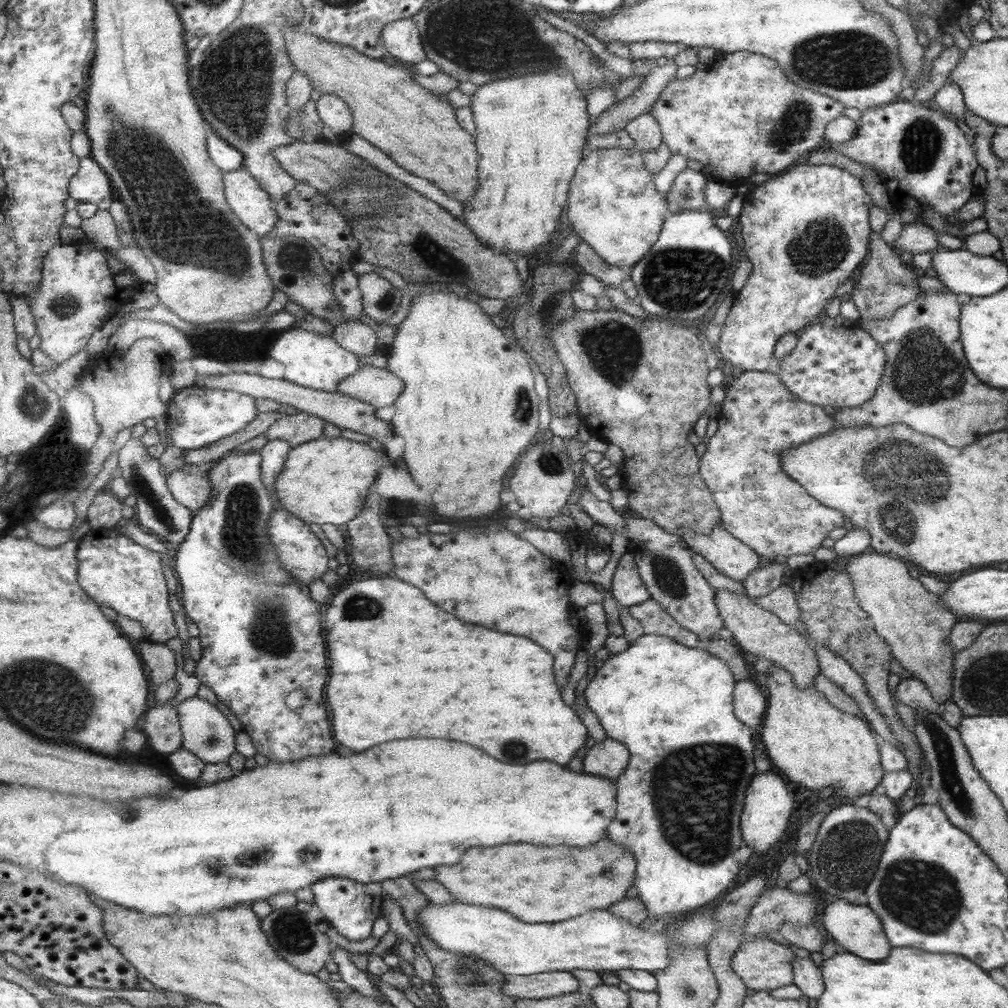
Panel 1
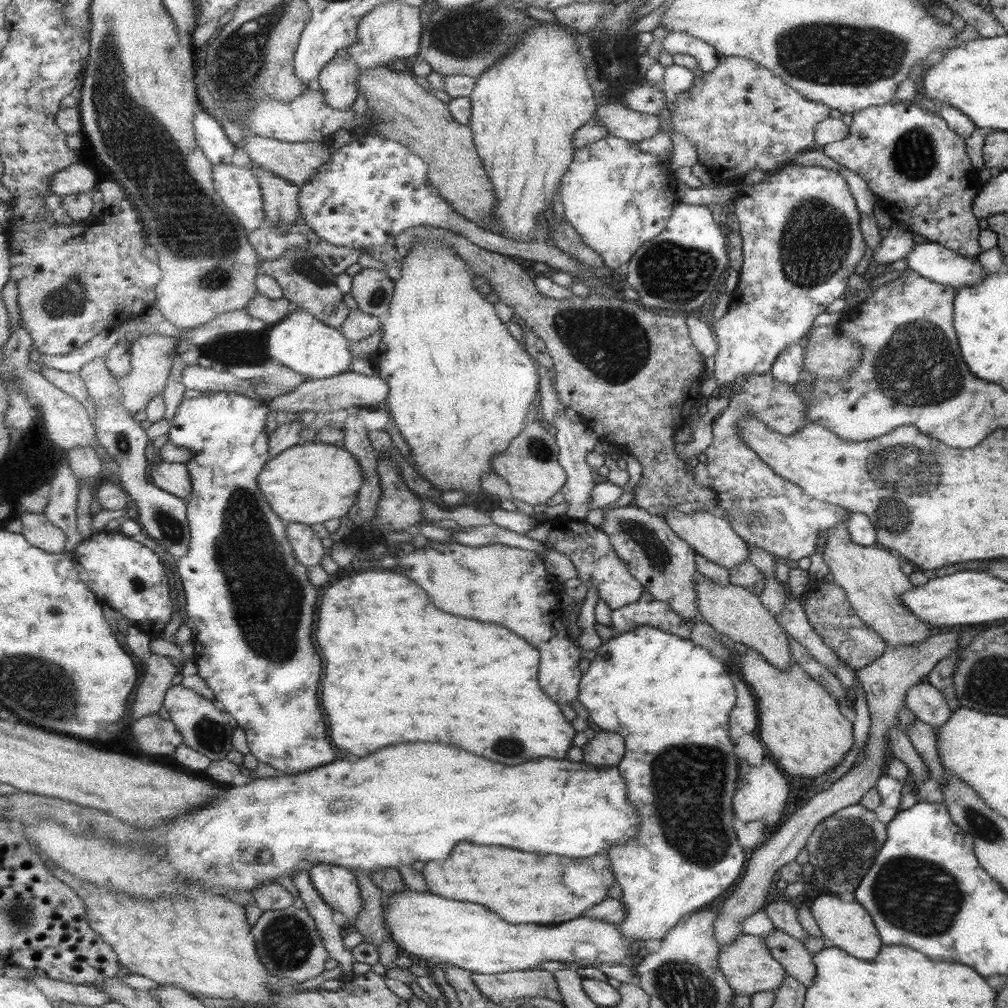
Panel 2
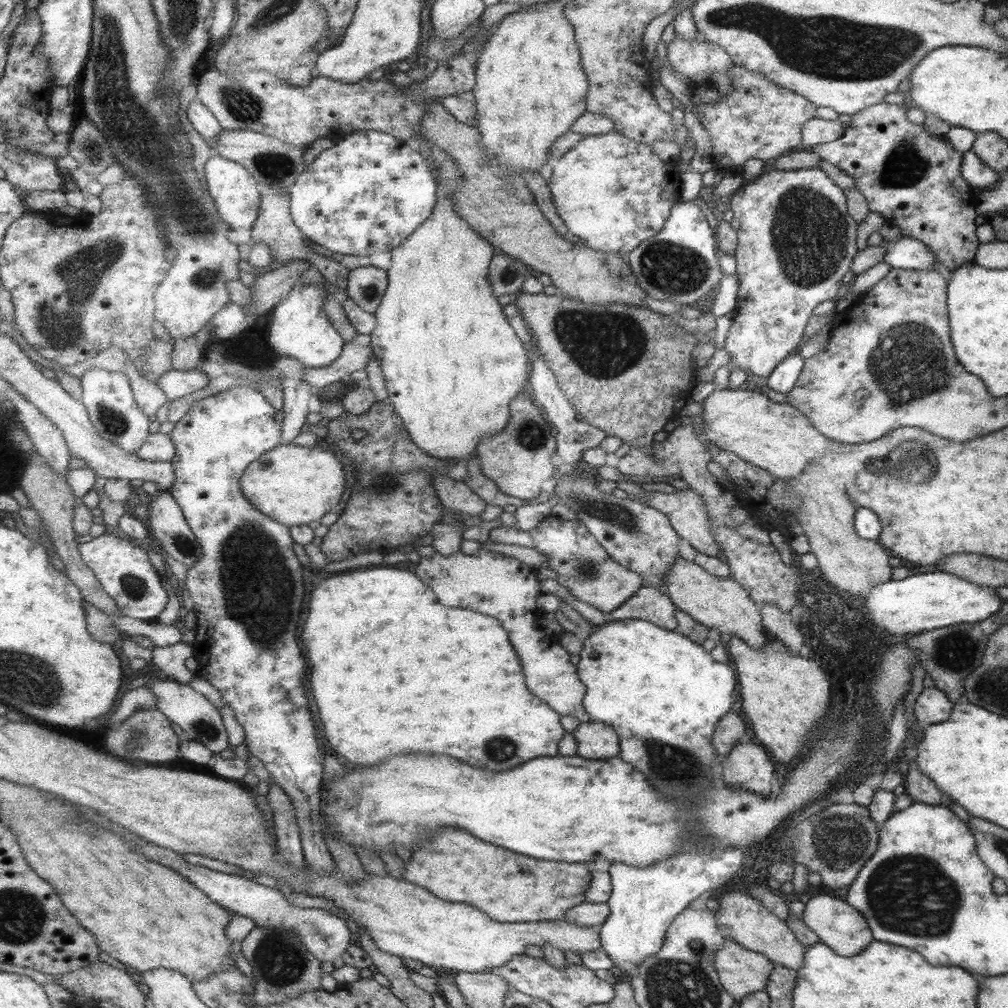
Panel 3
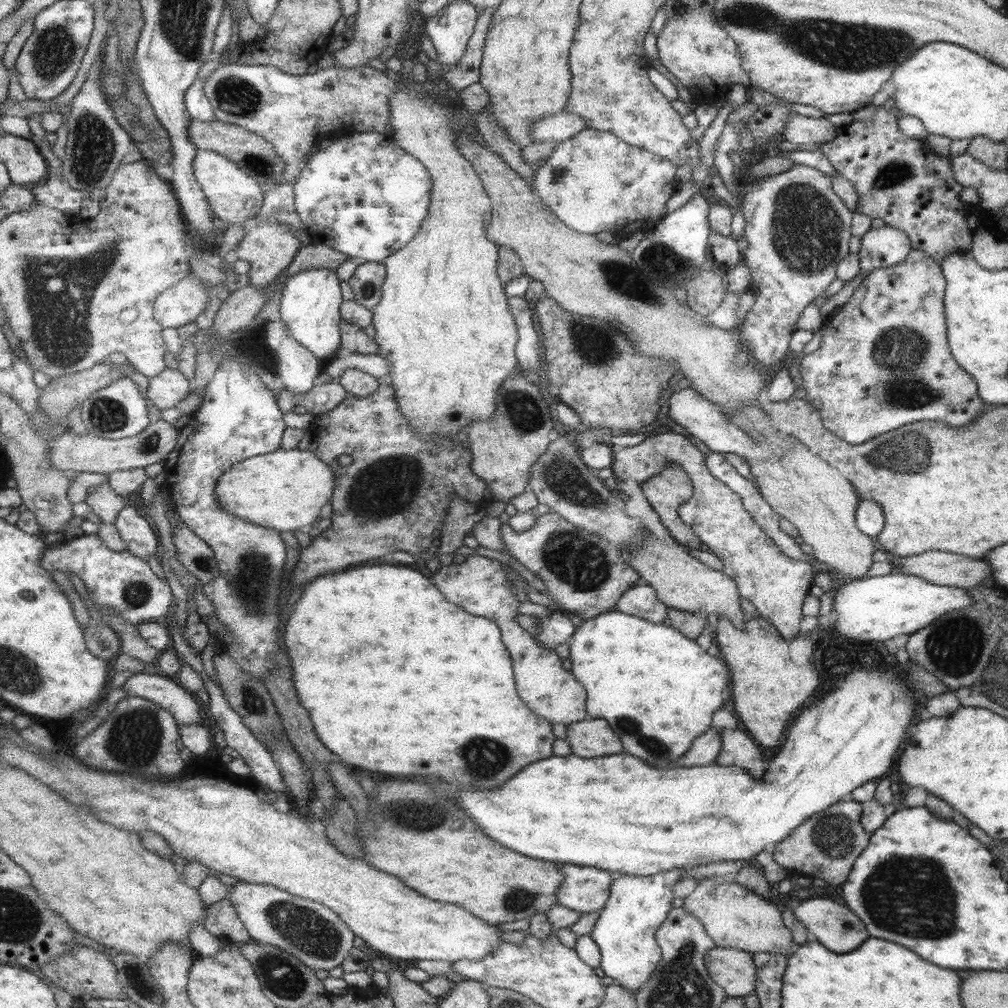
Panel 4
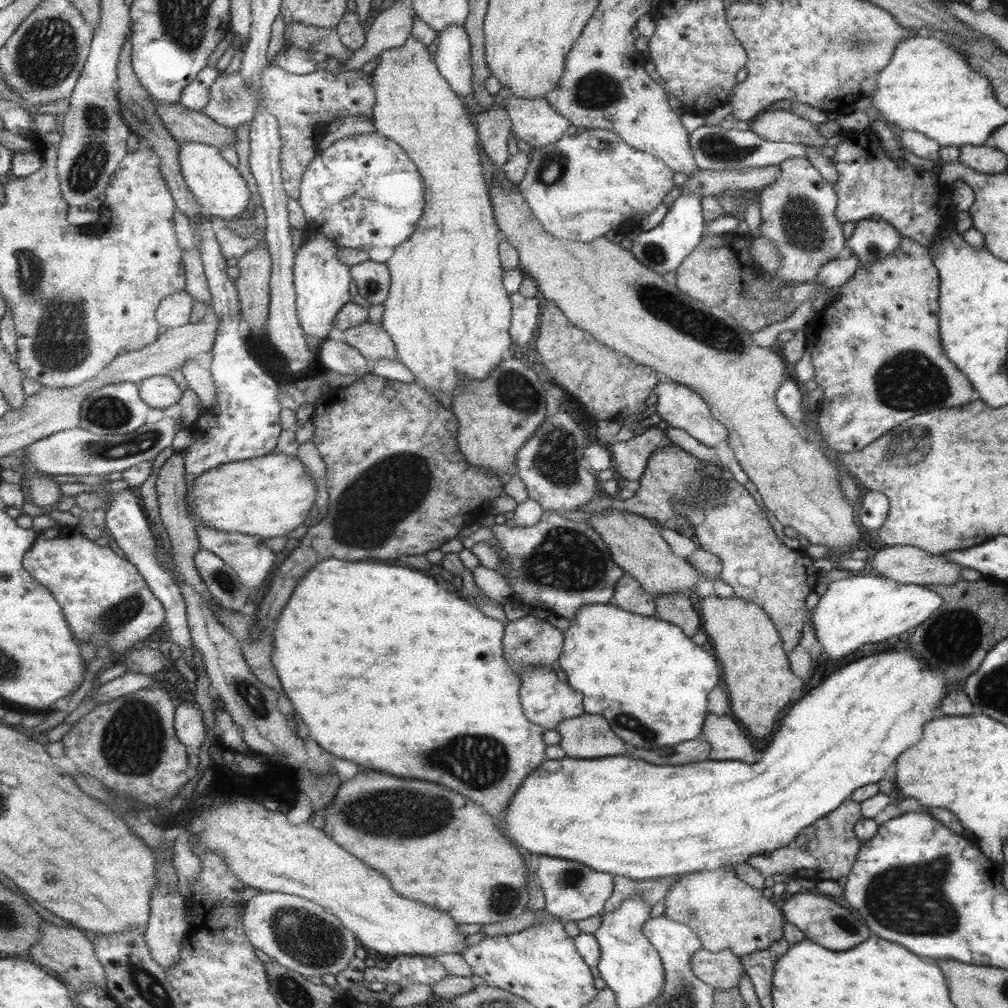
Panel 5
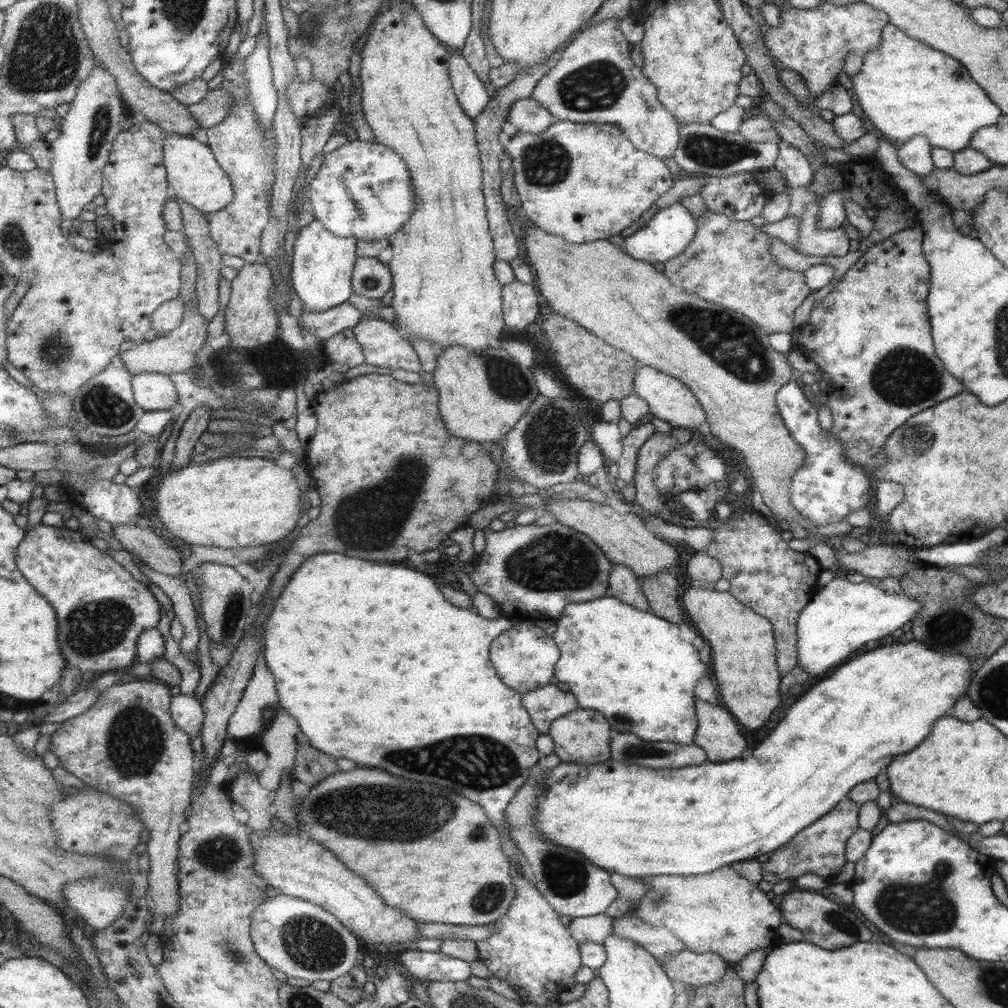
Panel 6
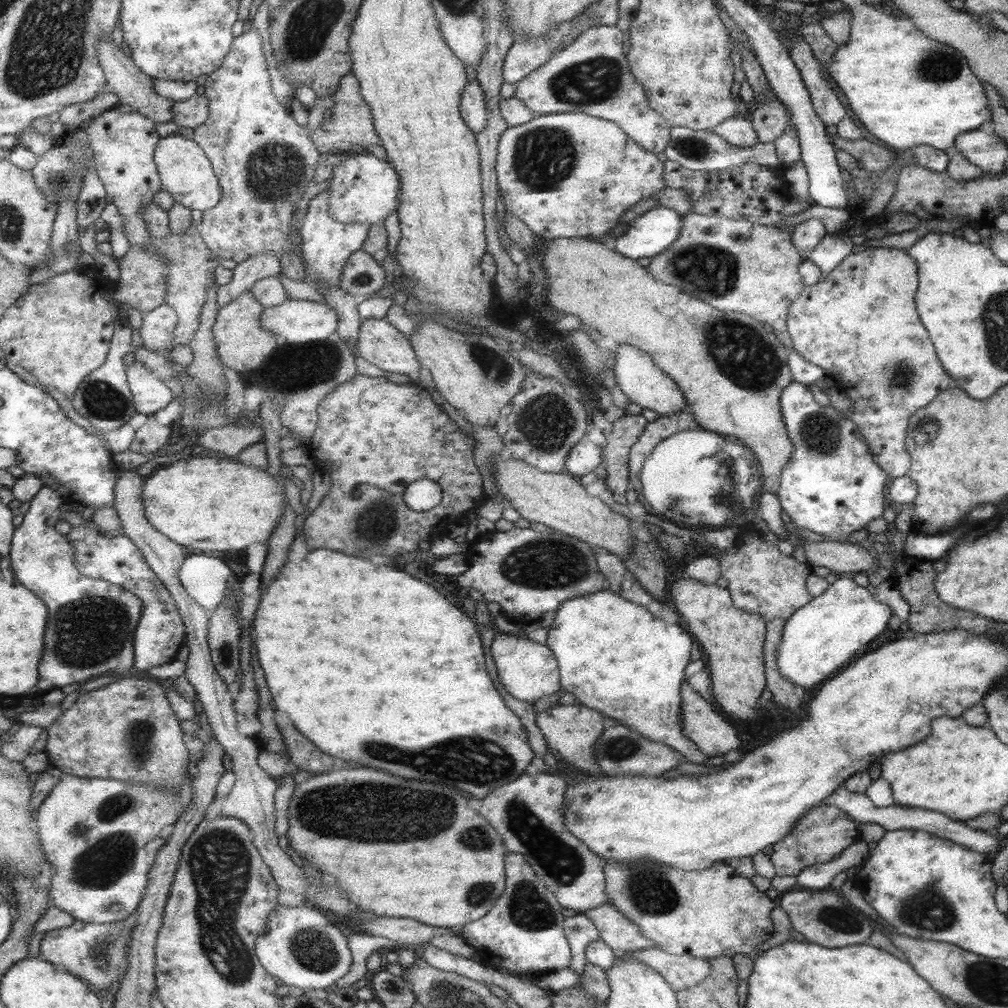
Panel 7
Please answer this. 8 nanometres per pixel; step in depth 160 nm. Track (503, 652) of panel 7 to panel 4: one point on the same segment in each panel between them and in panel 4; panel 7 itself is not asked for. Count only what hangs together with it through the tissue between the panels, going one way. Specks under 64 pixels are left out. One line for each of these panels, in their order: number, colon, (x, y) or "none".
4: (555, 628)
5: (529, 640)
6: (524, 657)

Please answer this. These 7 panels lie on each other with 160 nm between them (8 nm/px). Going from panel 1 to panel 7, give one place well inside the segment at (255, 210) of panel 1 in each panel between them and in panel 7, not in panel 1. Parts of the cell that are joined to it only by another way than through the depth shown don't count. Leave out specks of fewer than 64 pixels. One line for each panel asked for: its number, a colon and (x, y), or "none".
2: (241, 190)
3: (237, 194)
4: (236, 196)
5: (223, 193)
6: (195, 175)
7: (186, 171)

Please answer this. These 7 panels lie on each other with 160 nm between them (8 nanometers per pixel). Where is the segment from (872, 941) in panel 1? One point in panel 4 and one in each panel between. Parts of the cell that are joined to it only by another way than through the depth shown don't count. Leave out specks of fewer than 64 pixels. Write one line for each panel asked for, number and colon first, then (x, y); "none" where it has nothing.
2: (848, 926)
3: (843, 929)
4: (828, 921)

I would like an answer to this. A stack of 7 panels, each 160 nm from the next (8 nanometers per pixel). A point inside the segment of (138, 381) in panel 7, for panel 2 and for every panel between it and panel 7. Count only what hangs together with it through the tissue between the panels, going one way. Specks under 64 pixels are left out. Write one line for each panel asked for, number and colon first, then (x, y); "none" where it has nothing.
2: (197, 378)
3: (176, 384)
4: (170, 387)
5: (158, 392)
6: (153, 391)

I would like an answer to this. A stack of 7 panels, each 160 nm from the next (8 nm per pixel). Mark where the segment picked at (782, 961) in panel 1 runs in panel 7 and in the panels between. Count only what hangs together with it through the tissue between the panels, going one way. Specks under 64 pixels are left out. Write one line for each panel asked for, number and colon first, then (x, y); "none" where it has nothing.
2: (747, 966)
3: (740, 971)
4: (733, 970)
5: (721, 970)
6: (697, 970)
7: (681, 972)

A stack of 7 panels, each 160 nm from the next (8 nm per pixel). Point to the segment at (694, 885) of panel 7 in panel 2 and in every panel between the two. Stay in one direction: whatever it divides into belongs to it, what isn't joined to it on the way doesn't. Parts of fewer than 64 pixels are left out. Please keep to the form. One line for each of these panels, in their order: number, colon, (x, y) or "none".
2: (789, 952)
3: (740, 917)
4: (733, 917)
5: (725, 913)
6: (720, 912)

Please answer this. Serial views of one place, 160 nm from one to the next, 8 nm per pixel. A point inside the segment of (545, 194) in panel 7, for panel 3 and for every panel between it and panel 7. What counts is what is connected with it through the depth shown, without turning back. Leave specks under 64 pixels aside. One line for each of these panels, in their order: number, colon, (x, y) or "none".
3: (611, 192)
4: (593, 182)
5: (566, 183)
6: (582, 182)

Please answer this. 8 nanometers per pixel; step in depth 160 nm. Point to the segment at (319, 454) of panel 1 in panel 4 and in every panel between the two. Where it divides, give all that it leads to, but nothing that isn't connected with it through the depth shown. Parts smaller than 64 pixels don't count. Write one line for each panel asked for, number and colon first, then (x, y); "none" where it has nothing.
2: (309, 484)
3: (292, 484)
4: (285, 490)

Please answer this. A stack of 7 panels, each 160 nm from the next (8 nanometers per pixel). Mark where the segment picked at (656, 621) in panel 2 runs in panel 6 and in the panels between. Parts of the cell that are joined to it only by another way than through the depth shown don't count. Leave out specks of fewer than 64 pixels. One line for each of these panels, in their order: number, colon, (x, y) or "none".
3: (649, 604)
4: (641, 600)
5: (628, 594)
6: (623, 584)

